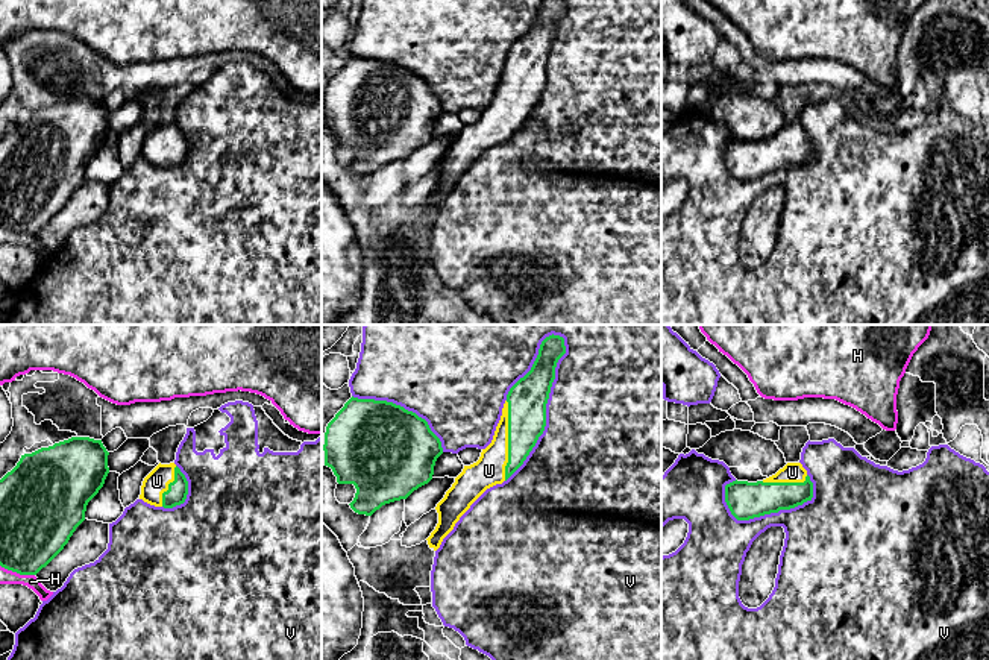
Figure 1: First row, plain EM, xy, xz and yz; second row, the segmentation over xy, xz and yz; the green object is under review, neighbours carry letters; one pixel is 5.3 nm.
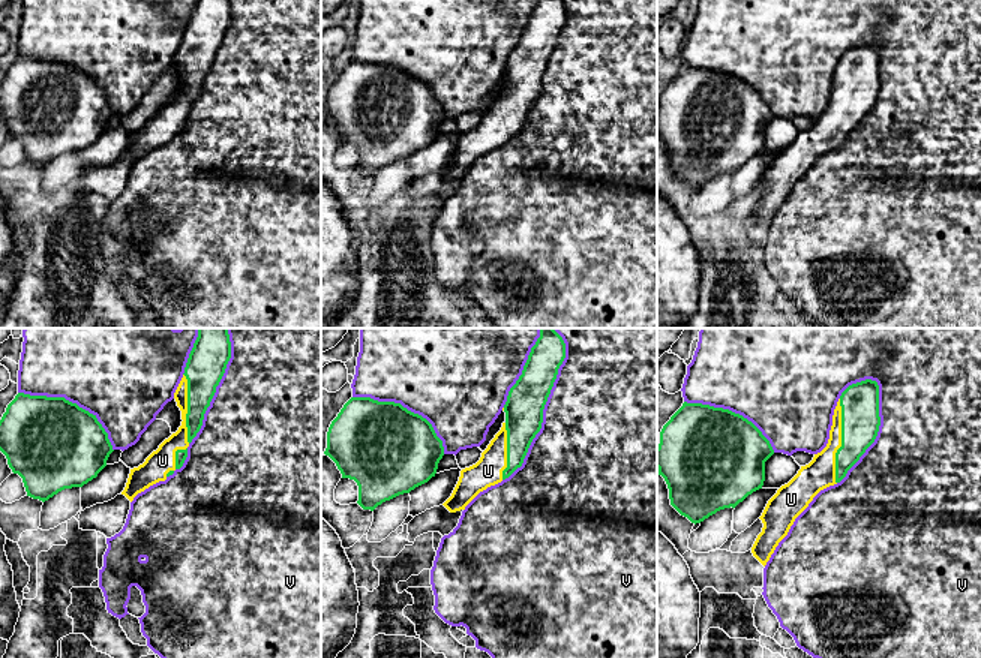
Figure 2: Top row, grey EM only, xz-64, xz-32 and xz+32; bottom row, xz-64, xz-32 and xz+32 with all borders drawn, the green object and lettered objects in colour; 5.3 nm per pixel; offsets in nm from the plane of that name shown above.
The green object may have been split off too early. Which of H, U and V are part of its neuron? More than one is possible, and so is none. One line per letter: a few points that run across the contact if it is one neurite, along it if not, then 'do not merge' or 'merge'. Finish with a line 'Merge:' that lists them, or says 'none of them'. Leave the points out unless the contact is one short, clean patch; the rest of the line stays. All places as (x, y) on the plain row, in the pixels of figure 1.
H: do not merge
U: merge
V: do not merge
Merge: U

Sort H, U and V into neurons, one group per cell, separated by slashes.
H / U / V

